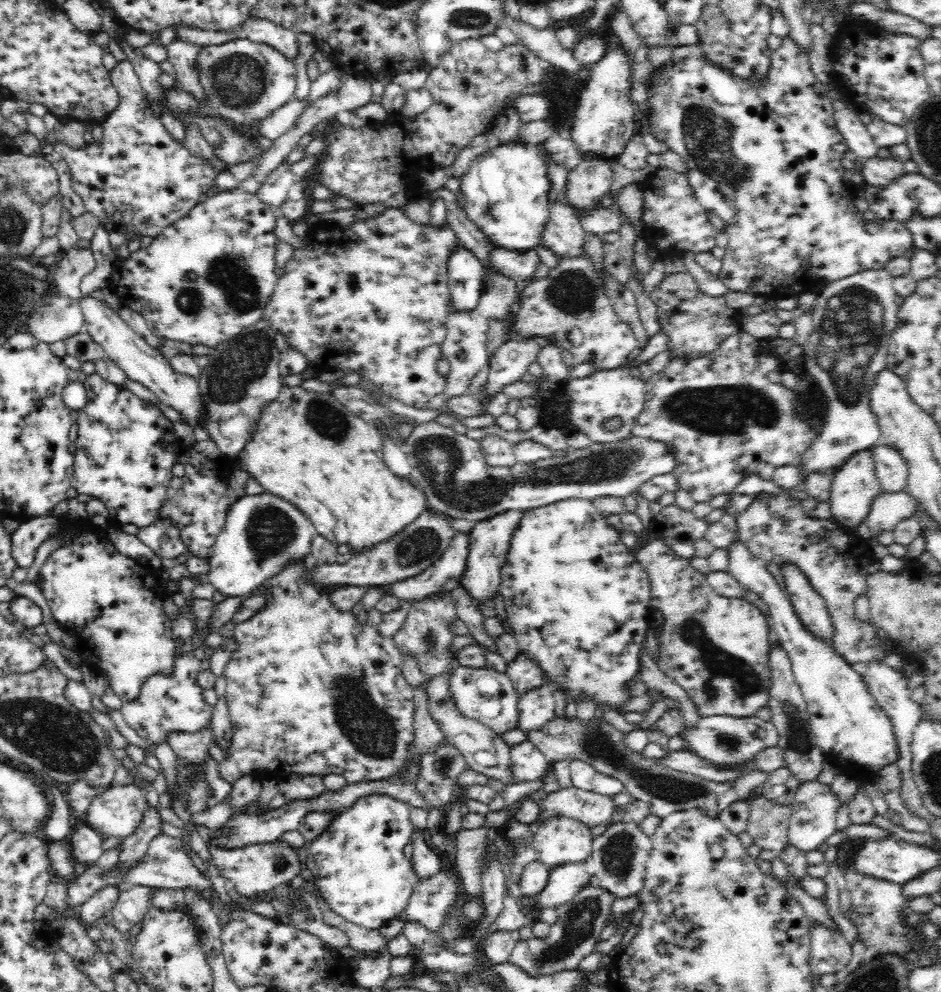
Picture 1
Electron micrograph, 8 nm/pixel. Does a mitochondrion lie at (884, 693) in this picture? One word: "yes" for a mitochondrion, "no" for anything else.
no

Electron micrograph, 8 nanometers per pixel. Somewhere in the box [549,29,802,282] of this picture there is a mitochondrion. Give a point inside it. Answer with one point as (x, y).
(710, 137)

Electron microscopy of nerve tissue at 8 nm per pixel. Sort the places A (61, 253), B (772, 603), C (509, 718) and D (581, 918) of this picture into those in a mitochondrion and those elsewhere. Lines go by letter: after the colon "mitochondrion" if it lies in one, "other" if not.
A: other
B: other
C: other
D: mitochondrion

